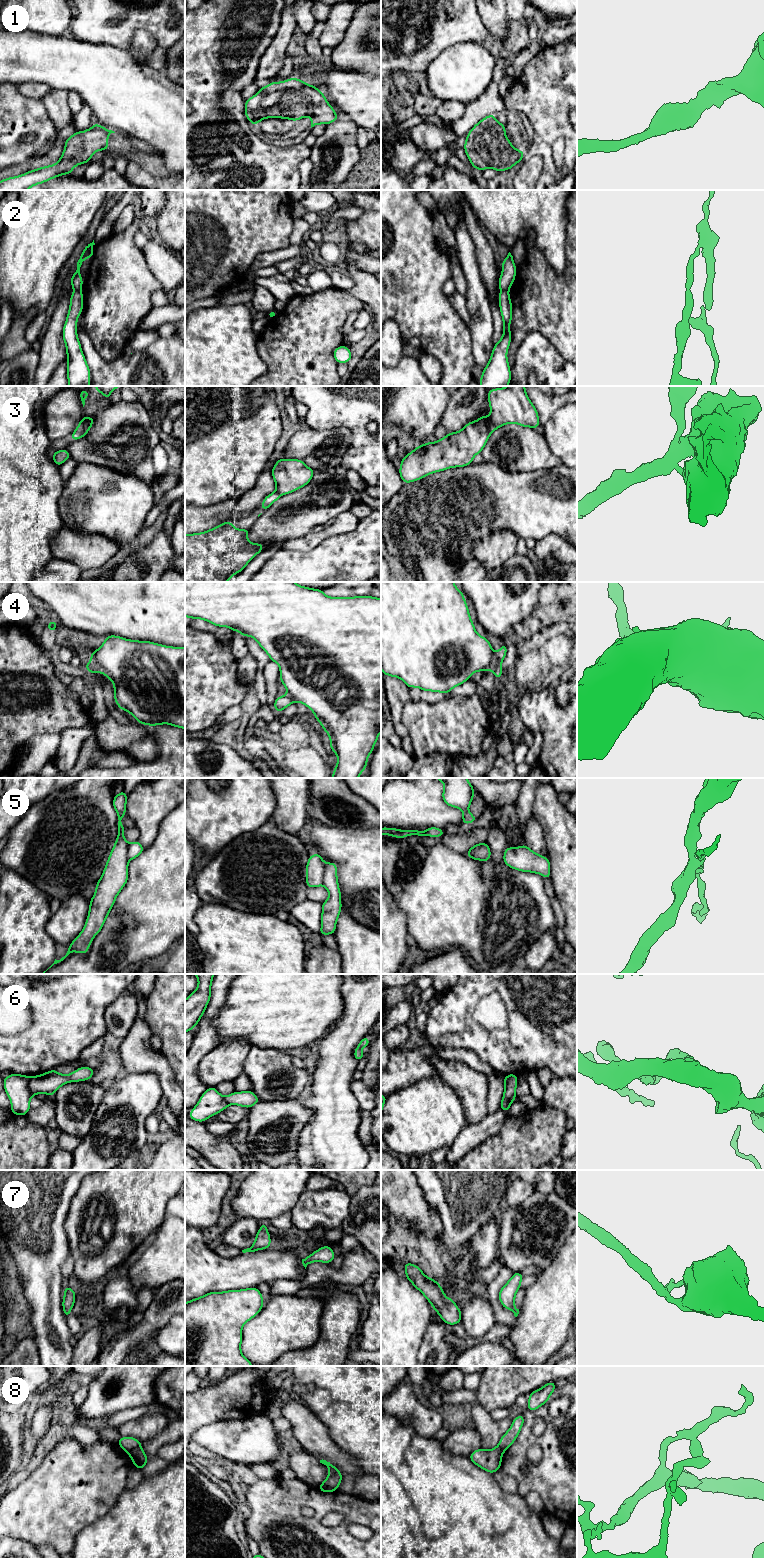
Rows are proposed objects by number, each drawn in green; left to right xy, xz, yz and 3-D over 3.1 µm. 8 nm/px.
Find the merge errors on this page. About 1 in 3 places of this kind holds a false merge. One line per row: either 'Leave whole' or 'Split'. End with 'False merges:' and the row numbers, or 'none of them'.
1: Leave whole
2: Leave whole
3: Split
4: Split
5: Split
6: Split
7: Leave whole
8: Split
False merges: 3, 4, 5, 6, 8

